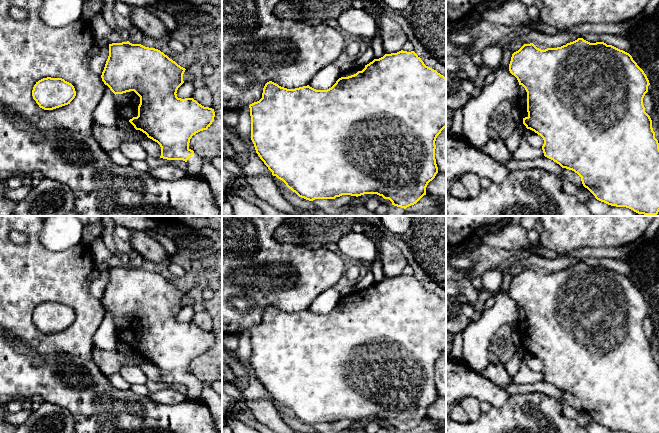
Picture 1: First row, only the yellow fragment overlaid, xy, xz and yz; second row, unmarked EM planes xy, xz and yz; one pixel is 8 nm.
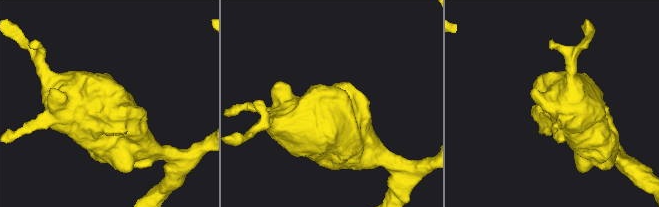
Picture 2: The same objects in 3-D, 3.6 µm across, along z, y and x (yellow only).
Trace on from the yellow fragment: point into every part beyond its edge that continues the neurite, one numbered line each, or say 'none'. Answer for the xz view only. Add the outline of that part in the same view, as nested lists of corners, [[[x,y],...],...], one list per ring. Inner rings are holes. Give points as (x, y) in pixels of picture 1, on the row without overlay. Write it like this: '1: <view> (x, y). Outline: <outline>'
1: xz (345, 298). Outline: [[[362,289],[360,291],[355,291],[354,293],[350,294],[350,295],[341,297],[339,302],[341,302],[341,301],[348,301],[348,300],[354,299],[358,295],[362,295],[364,292],[365,292],[365,289]]]

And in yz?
1: yz (522, 325). Outline: [[[522,309],[519,310],[519,323],[517,333],[519,334],[519,337],[521,339],[521,345],[523,346],[523,343],[525,341],[528,341],[528,336],[527,336],[527,316]]]

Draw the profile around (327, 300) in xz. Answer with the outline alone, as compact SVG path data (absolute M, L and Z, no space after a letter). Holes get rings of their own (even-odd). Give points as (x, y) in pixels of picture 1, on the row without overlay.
M331 287L323 291L310 305L309 310L316 314L331 312L341 299L340 291Z

